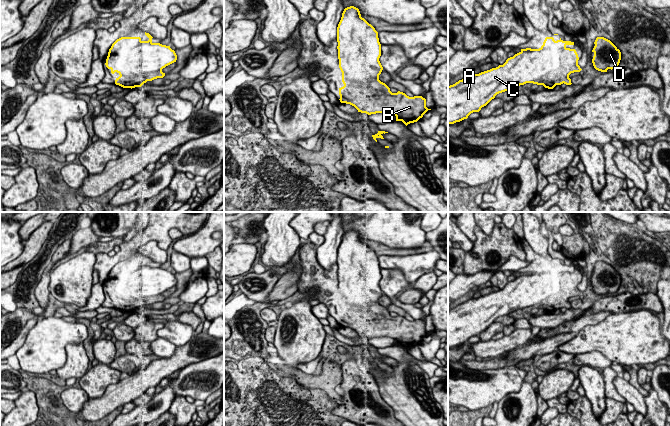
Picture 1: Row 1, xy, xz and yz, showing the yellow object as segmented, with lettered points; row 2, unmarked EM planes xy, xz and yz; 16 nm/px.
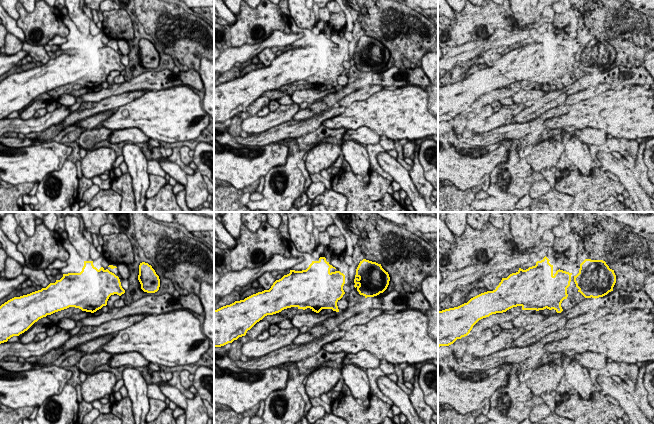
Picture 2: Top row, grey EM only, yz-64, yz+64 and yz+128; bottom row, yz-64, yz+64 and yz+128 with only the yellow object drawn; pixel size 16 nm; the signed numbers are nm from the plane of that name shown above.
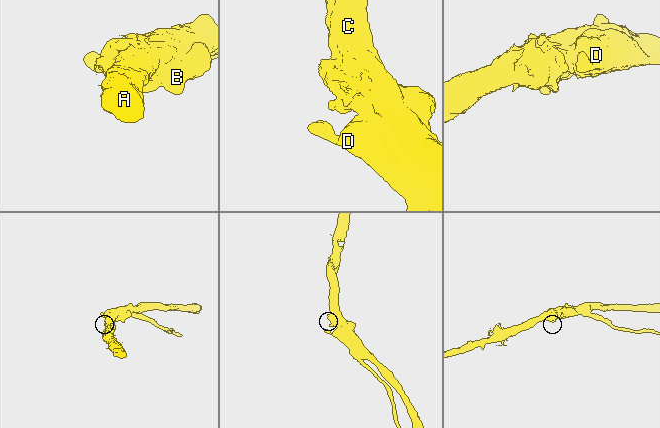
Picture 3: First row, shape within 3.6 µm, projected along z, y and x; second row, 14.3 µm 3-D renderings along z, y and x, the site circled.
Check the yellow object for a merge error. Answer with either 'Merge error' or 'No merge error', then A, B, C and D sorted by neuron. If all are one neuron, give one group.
Merge error. Groups: A C / B D

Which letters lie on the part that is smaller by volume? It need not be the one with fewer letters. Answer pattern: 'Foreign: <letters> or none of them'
Foreign: B, D

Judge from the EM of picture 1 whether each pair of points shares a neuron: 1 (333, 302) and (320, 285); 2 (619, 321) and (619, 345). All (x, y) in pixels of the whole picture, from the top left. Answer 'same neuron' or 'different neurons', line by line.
1: same neuron
2: same neuron

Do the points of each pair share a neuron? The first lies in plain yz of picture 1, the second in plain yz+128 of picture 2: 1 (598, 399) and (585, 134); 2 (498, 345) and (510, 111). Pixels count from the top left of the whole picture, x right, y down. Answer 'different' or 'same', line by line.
1: different
2: same

